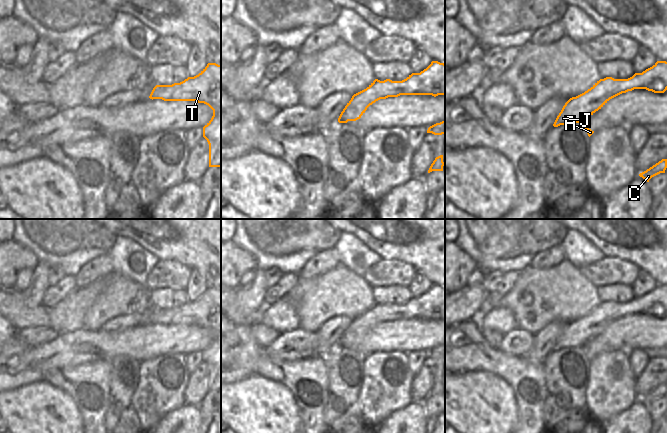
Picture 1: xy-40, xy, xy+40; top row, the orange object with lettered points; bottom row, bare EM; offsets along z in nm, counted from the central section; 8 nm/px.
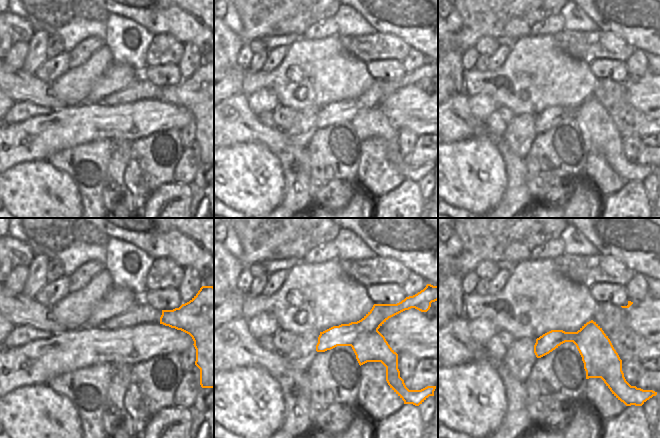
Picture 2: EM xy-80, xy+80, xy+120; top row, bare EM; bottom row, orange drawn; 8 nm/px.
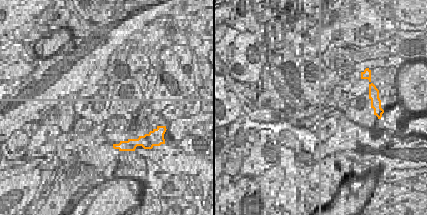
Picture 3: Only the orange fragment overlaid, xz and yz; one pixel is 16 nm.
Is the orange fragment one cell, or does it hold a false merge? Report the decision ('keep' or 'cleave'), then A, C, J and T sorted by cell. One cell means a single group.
keep | A C J T

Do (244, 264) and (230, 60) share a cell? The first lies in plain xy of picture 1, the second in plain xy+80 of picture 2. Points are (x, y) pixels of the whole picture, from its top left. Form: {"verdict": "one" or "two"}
{"verdict": "one"}

